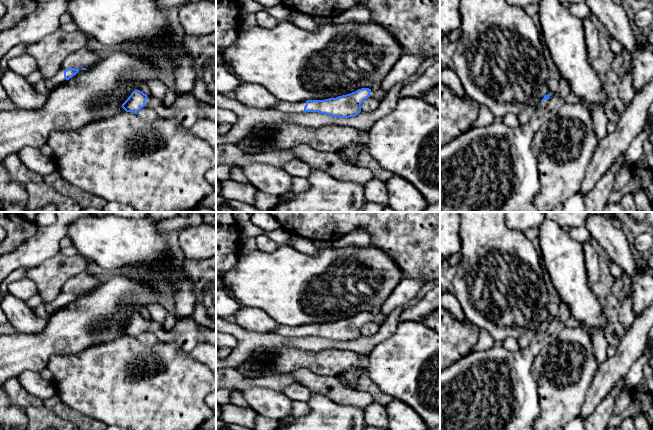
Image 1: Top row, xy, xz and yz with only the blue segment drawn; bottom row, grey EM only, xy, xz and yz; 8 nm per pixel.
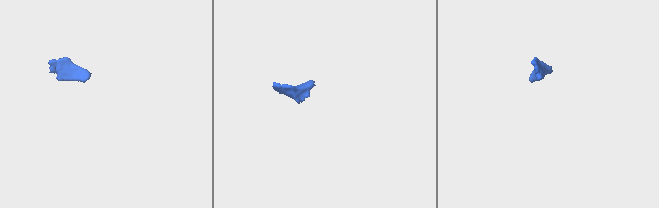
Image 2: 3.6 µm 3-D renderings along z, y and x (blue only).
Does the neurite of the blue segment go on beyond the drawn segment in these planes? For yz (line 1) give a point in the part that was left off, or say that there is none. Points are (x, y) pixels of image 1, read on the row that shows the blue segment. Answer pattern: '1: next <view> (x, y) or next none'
1: next yz (543, 104)

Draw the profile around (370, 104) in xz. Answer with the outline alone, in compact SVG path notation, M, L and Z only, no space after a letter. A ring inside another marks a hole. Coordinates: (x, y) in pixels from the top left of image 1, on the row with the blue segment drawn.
M370 96L361 104L361 111L364 113L373 112L378 108L379 104L379 100Z

